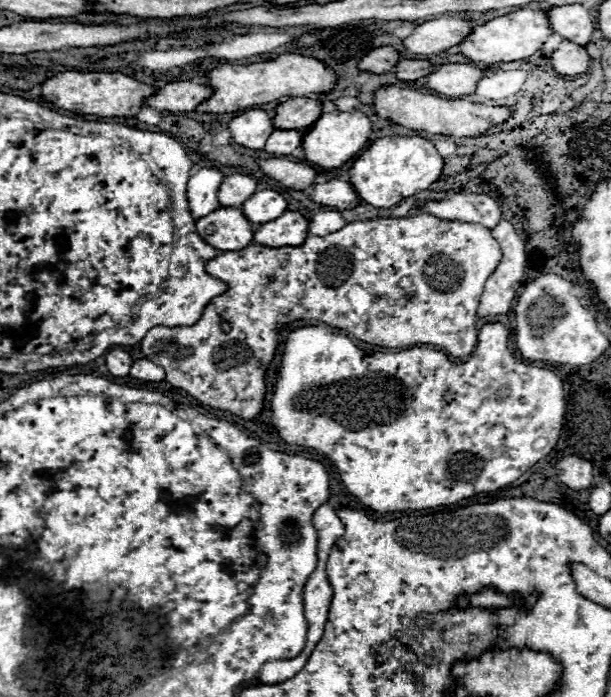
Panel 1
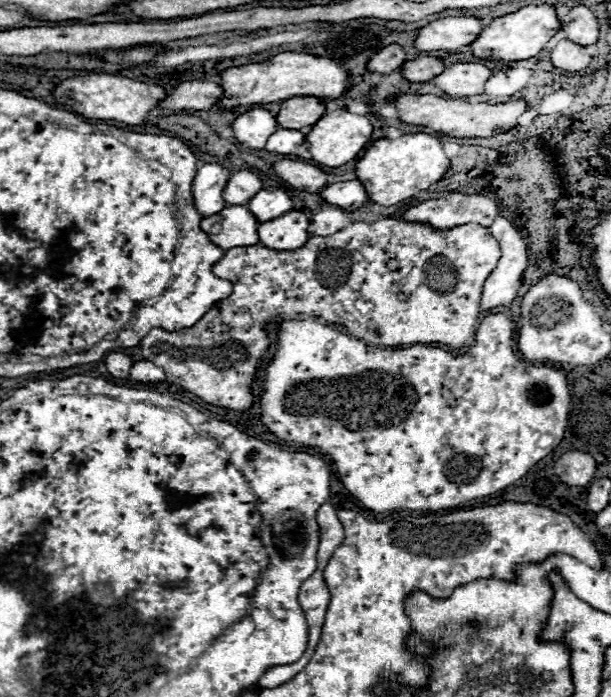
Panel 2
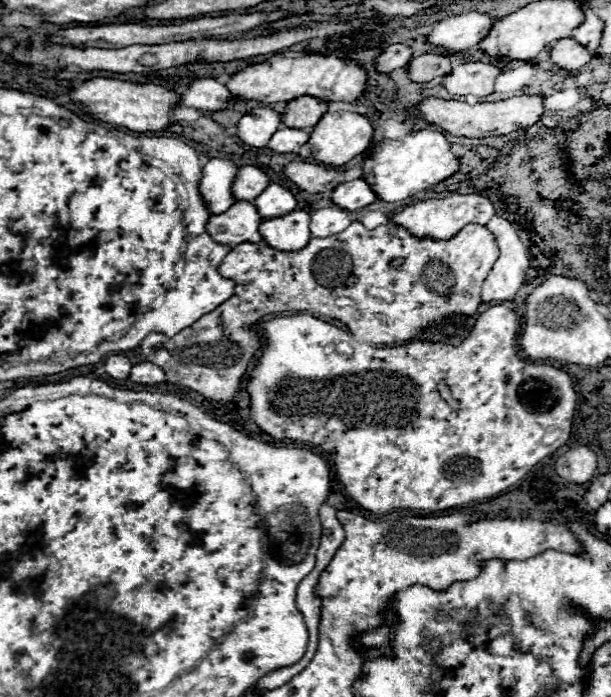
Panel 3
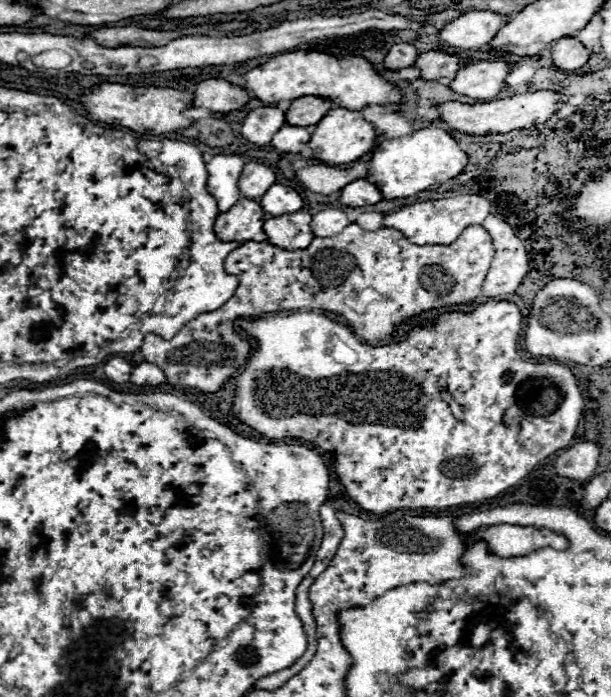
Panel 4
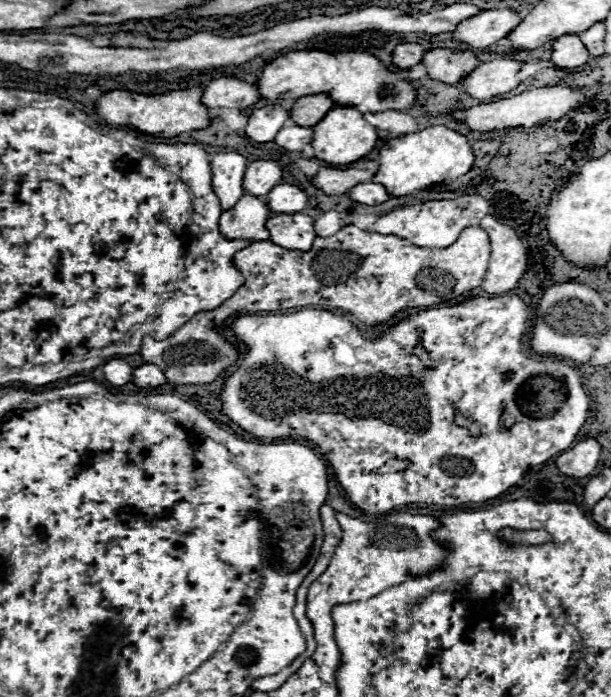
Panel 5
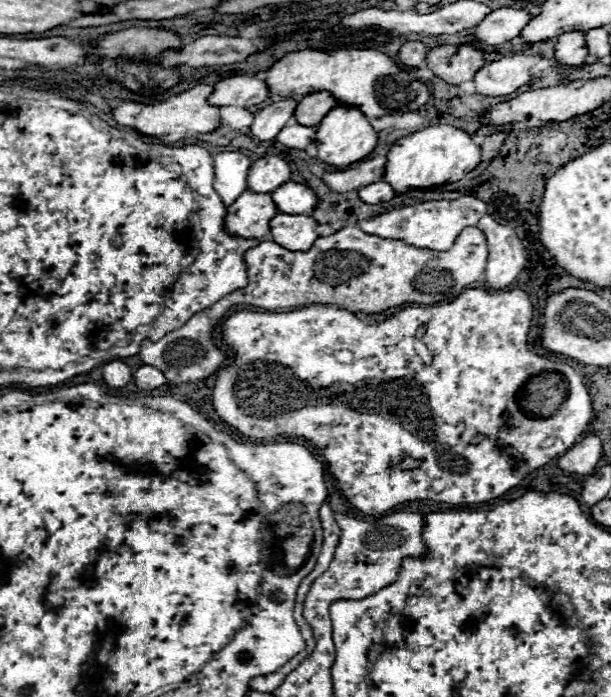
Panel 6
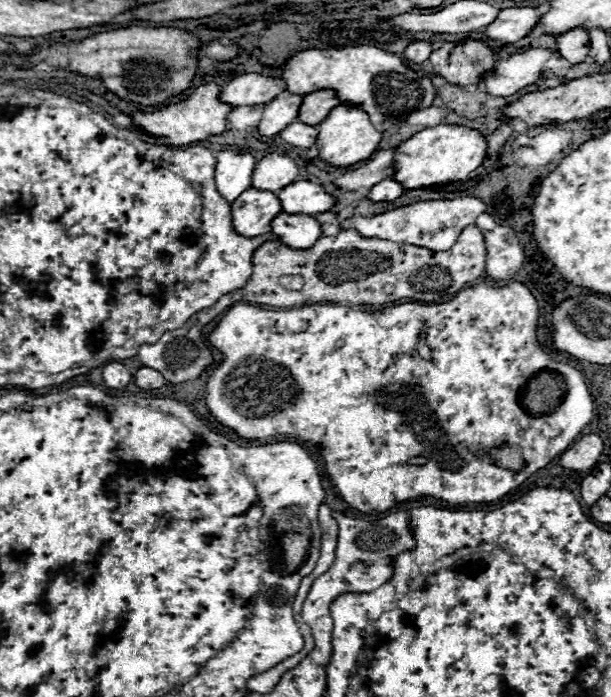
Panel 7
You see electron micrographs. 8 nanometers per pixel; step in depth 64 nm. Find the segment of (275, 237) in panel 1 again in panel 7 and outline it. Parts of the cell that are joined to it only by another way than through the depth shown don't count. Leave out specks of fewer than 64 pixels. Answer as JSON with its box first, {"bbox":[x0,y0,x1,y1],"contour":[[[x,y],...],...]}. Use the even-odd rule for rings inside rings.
{"bbox":[272,214,320,250],"contour":[[[278,214],[272,222],[272,234],[294,250],[306,250],[320,238],[320,222],[304,214]]]}

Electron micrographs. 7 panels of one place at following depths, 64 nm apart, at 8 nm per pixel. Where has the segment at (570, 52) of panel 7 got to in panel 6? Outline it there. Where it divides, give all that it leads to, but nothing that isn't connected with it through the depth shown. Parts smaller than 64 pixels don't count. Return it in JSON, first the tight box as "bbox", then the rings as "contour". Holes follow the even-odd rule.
{"bbox":[554,32,588,66],"contour":[[[566,32],[558,36],[554,46],[554,60],[564,66],[582,66],[586,62],[588,48],[580,32]]]}

